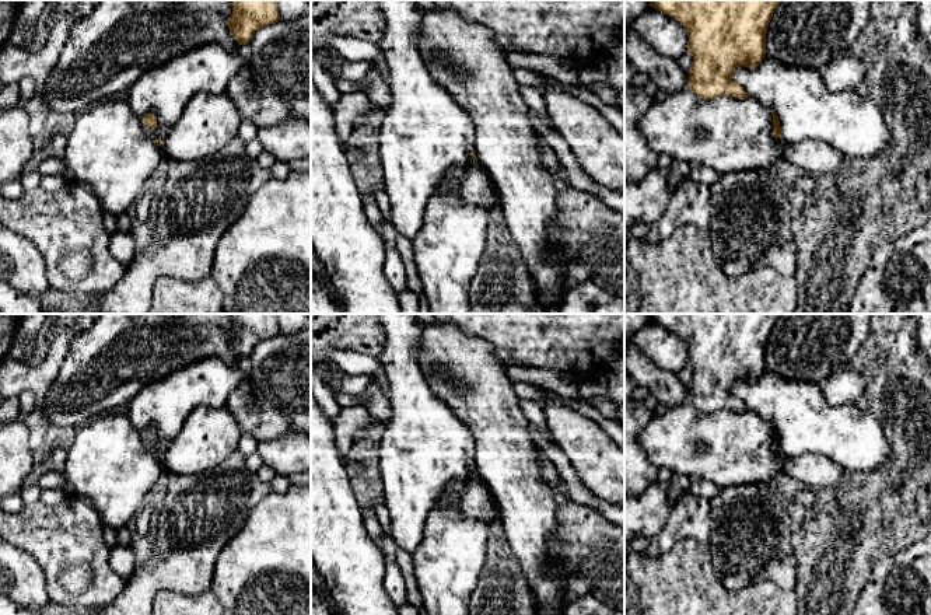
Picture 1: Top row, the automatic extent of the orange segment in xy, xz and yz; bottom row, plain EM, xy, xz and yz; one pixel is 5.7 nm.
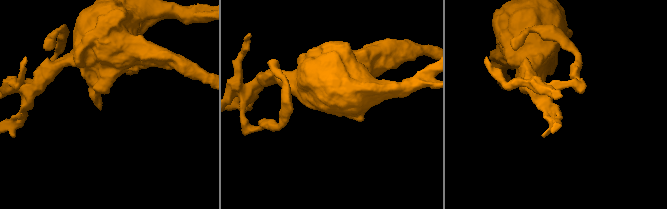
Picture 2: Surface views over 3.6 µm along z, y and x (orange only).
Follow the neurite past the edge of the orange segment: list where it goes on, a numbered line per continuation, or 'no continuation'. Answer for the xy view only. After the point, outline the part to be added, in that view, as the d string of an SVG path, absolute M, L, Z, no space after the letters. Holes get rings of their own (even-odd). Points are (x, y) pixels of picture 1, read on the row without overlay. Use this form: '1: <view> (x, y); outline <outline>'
no continuation

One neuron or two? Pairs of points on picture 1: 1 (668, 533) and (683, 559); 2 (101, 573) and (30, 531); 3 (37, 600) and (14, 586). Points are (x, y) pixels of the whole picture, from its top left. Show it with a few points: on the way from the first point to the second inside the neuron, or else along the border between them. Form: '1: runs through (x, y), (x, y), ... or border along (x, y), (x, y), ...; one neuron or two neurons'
1: border along (707, 541), (681, 538), (660, 555), (644, 552); two neurons
2: runs through (87, 554), (67, 534), (49, 533); one neuron
3: runs through (31, 594), (20, 586); one neuron

